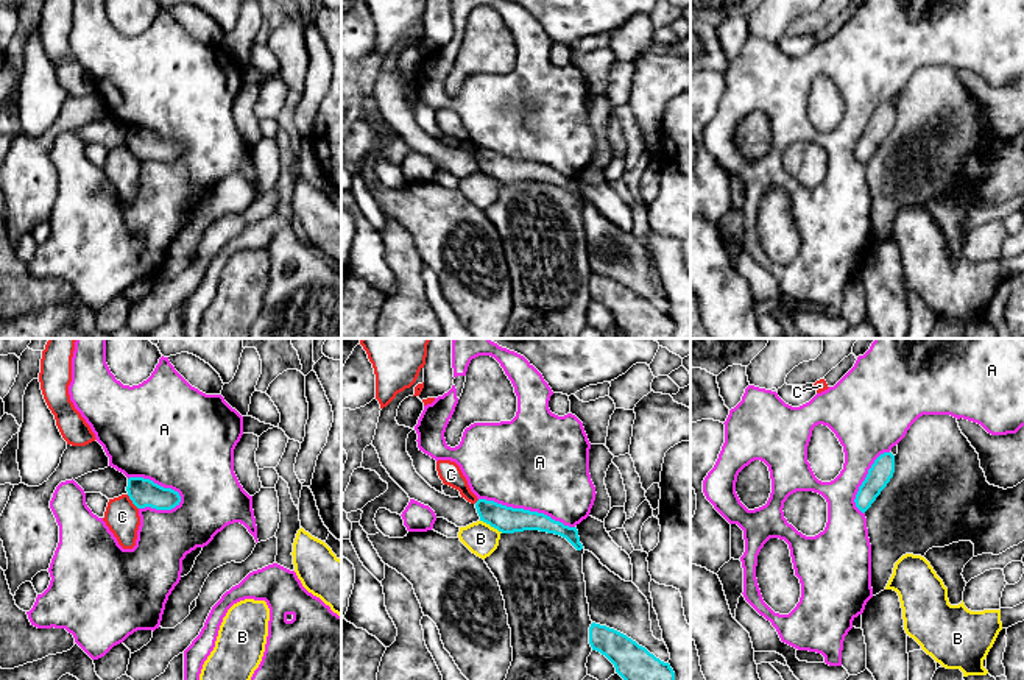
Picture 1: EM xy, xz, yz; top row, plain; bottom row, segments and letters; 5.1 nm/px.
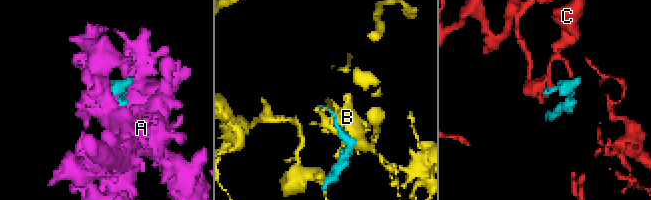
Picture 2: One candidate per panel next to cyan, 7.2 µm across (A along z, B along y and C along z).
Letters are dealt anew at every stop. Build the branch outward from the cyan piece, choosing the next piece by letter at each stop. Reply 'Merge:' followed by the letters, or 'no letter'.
Merge: no letter

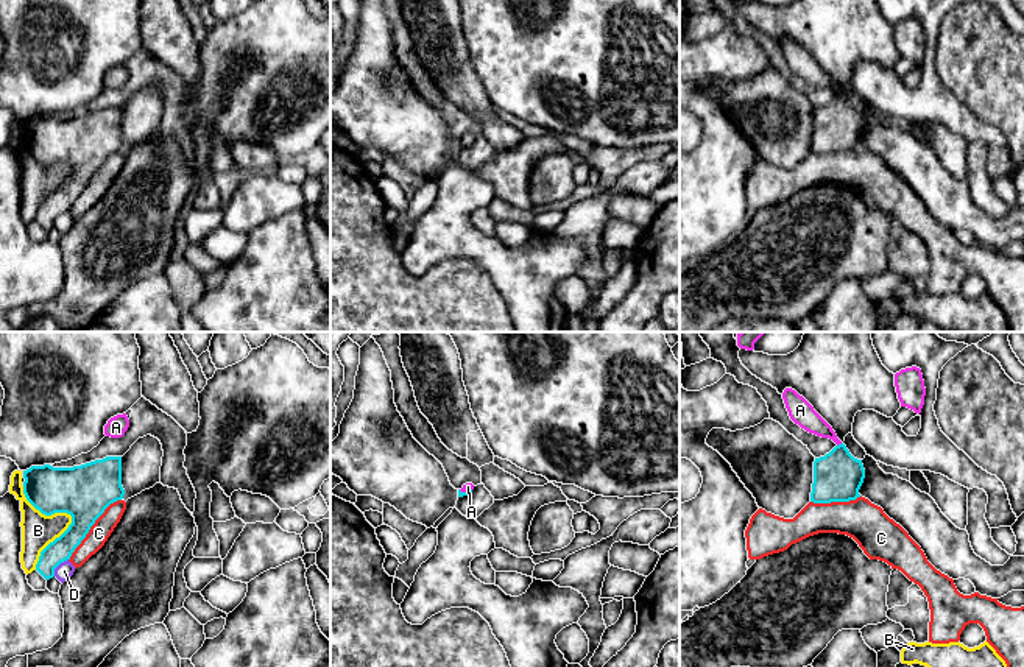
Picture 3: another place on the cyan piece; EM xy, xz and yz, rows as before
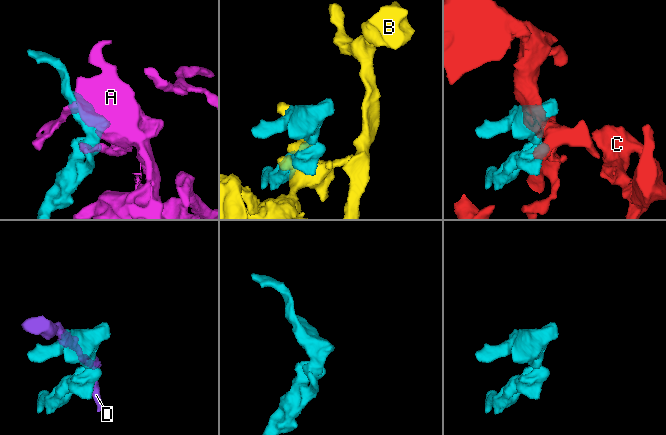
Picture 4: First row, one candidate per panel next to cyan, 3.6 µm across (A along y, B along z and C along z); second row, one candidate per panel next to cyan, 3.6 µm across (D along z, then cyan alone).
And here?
Merge: A

